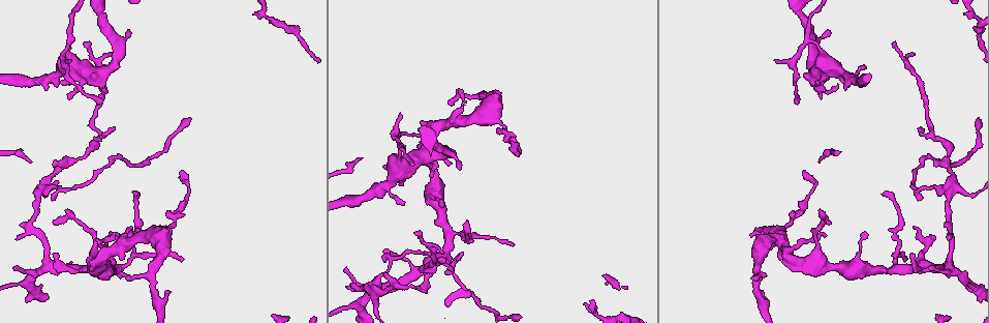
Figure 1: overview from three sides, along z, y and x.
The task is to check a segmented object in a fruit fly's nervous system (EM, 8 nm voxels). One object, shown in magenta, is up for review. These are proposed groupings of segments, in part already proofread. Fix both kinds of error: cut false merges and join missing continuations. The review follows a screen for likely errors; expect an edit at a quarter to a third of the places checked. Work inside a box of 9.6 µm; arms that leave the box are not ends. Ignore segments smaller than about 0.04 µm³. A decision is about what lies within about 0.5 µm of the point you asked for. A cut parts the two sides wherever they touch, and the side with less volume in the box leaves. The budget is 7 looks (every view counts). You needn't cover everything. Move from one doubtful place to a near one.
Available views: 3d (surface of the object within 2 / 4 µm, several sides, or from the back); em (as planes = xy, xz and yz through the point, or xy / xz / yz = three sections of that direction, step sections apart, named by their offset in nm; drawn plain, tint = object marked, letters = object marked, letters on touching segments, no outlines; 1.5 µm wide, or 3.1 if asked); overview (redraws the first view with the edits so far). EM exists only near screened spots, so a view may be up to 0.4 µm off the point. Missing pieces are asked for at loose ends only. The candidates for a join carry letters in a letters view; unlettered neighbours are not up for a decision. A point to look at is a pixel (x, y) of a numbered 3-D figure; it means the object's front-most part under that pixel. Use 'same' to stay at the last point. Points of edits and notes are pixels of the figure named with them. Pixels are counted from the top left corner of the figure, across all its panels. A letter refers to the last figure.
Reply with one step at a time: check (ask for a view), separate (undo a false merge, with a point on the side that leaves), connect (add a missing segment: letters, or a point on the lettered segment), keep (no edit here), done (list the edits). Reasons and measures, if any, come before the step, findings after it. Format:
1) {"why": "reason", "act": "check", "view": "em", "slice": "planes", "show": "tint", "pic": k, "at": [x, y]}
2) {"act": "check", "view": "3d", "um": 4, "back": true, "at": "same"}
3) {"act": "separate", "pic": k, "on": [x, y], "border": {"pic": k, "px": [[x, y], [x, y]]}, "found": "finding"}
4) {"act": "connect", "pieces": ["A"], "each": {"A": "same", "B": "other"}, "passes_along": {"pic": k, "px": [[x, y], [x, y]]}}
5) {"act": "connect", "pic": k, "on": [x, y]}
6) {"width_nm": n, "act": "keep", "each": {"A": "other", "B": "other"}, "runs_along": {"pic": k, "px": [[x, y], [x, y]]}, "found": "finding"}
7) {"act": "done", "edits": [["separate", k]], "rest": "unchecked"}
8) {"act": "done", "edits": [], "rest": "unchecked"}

{"why": "sudden change in width", "act": "check", "view": "em", "slice": "xz", "step": 8, "show": "tint", "pic": 1, "at": [922, 187]}

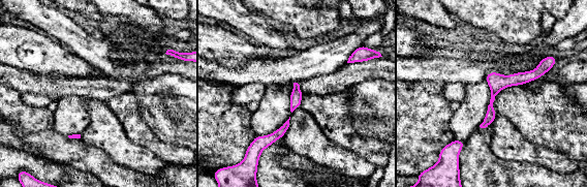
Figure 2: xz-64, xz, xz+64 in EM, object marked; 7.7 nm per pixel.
{"act": "check", "view": "em", "slice": "xy", "step": 8, "show": "letters", "at": "same"}

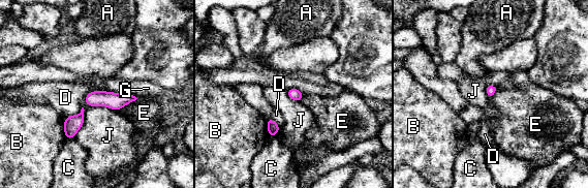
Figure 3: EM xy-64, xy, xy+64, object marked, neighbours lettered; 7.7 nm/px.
{"longest_contact_nm": ["J", 300], "act": "keep", "each": {"A": "other", "B": "other", "C": "other", "D": "other", "E": "other", "G": "other", "J": "other"}, "found": "continuous, no second neuron"}

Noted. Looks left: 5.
{"why": "tapers out", "act": "check", "view": "em", "slice": "xy", "step": 8, "show": "letters", "pic": 1, "at": [824, 236]}

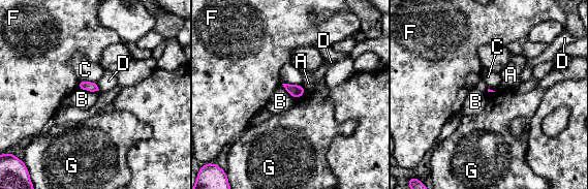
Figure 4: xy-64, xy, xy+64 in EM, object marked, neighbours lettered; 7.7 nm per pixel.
{"longest_contact_nm": ["B", 170], "act": "keep", "each": {"A": "other", "B": "other", "C": "other", "D": "other", "F": "other", "G": "other"}, "border": {"pic": 4, "px": [[78, 88], [98, 91]]}, "found": "none of them fits"}

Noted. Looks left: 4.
{"act": "check", "view": "3d", "um": 2, "pic": 1, "at": [766, 273]}

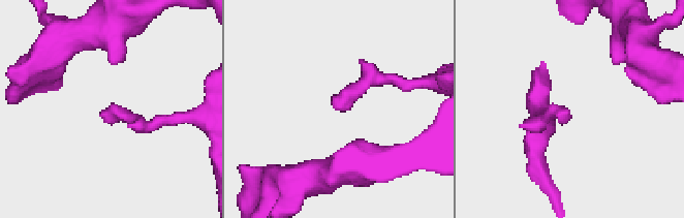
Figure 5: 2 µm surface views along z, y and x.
{"why": "need the tissue", "act": "check", "view": "em", "slice": "xy", "step": 4, "show": "letters", "pic": 5, "at": [340, 111]}

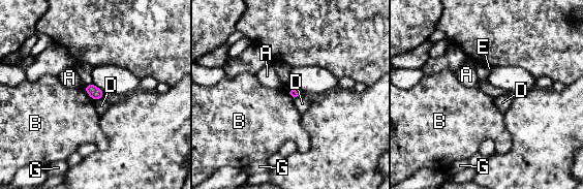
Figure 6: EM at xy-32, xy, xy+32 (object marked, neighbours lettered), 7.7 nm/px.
{"why": "cut it another way", "act": "check", "view": "em", "slice": "planes", "show": "letters", "at": "same"}

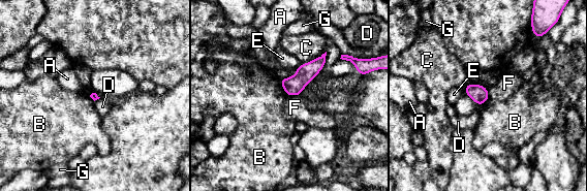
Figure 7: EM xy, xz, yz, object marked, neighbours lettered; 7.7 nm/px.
{"longest_contact_nm": ["C", 220], "act": "keep", "each": {"A": "other", "B": "other", "C": "other", "D": "other", "E": "other", "F": "other", "G": "other"}, "border": {"pic": 7, "px": [[300, 94], [288, 96]]}, "found": "none of them fits"}

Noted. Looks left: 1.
{"act": "done", "edits": [], "rest": "unchecked"}

